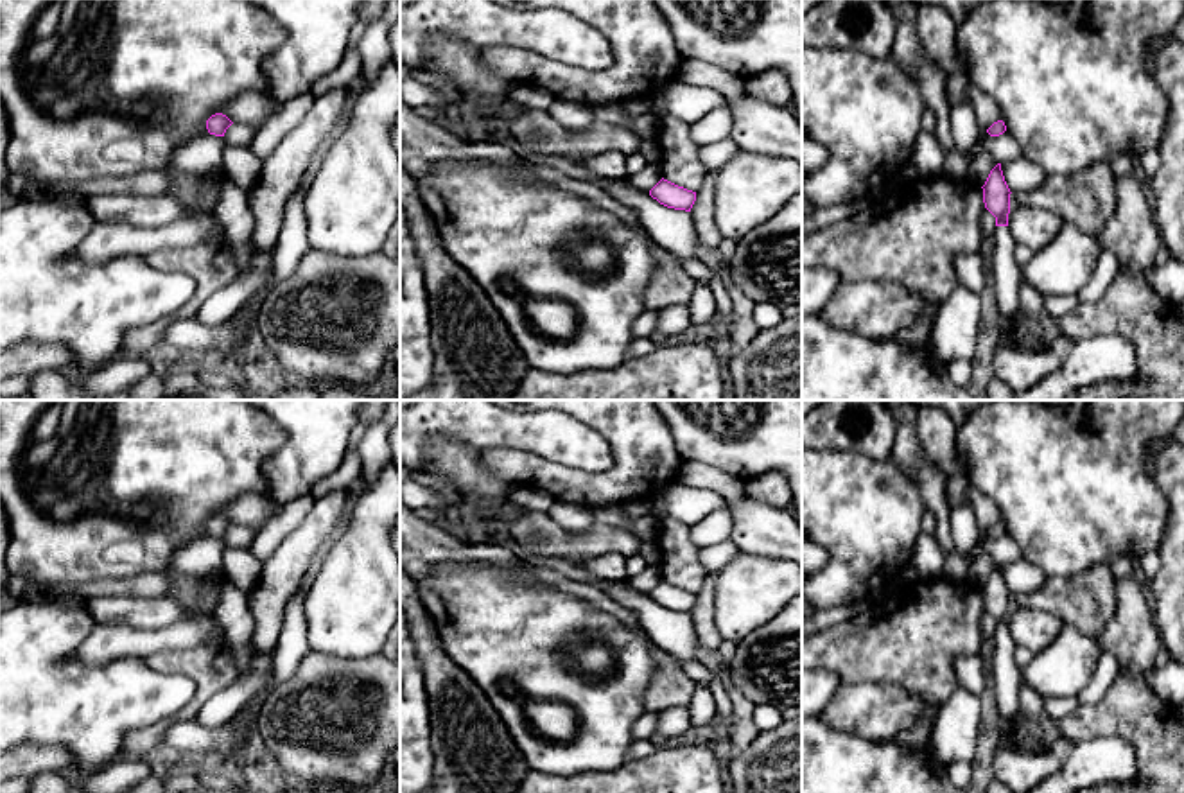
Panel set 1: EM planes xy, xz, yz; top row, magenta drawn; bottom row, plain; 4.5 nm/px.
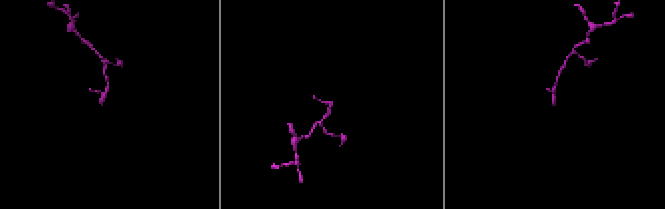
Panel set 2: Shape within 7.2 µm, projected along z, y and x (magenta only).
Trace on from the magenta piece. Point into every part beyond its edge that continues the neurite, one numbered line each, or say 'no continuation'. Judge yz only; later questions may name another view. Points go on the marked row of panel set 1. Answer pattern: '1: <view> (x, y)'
1: yz (1019, 368)

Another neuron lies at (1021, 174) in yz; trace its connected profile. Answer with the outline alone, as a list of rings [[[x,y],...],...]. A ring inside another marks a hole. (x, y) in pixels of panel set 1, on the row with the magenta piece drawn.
[[[1028,158],[1001,163],[1005,181],[1012,194],[1024,194],[1042,187],[1048,174]]]

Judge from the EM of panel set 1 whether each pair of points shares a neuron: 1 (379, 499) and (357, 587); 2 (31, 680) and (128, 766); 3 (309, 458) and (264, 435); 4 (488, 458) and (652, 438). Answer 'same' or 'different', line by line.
1: same
2: different
3: different
4: same

